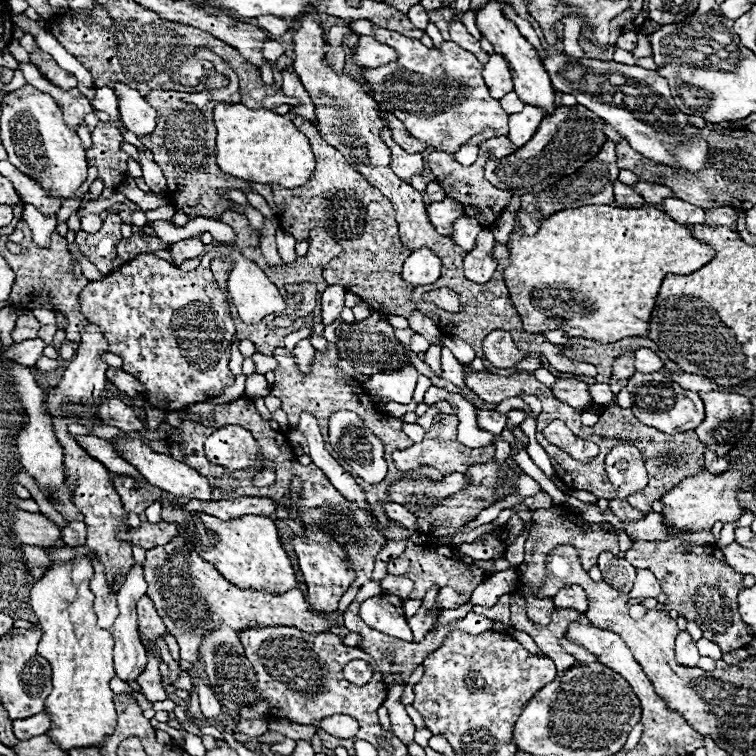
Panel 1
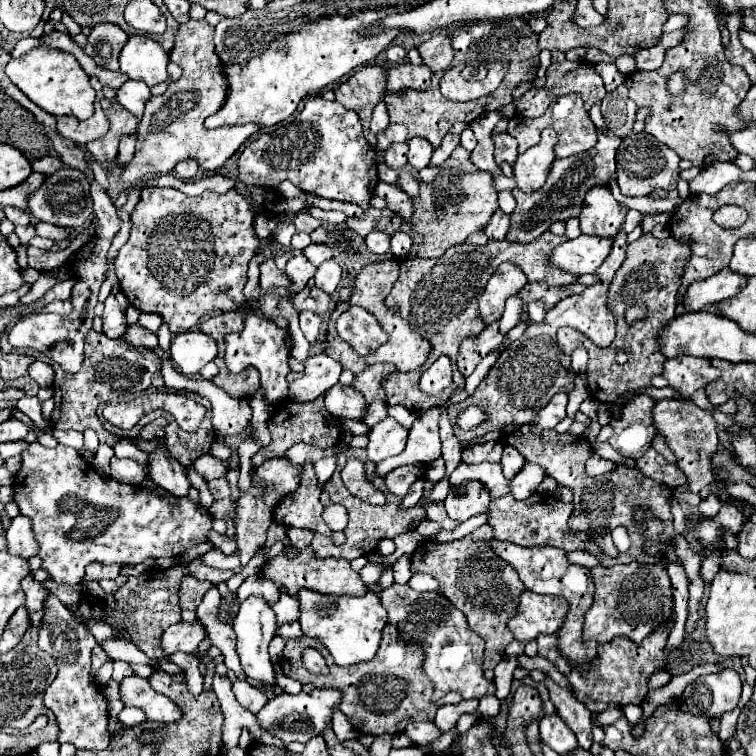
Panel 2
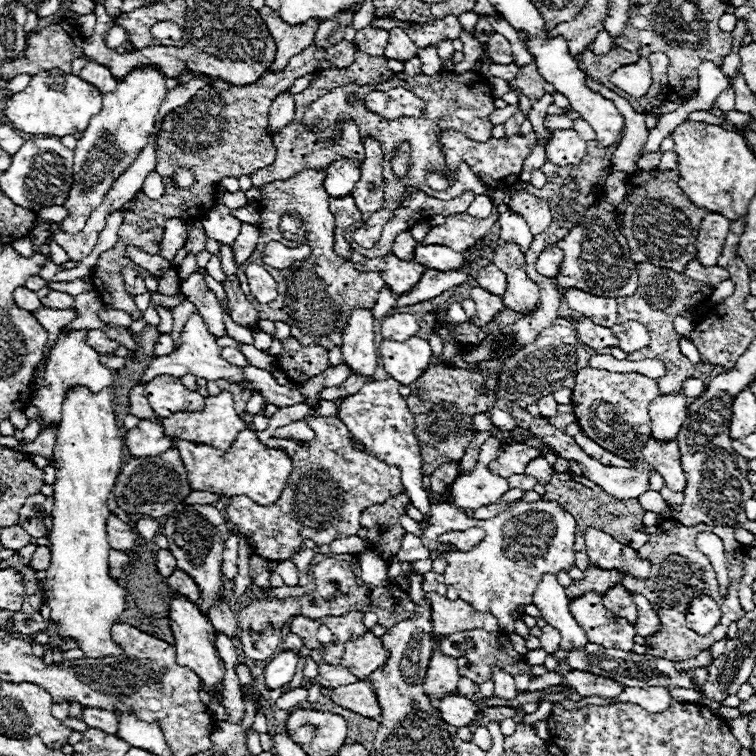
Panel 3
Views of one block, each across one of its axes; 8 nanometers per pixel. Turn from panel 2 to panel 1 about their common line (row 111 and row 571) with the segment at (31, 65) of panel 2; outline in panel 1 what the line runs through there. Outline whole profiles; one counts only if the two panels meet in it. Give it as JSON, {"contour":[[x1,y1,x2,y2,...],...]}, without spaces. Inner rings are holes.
{"contour":[[74,556,64,562,52,560,46,568,44,576,30,590,30,604,34,614,38,616,38,626,42,628,42,638,38,644,38,654,44,656,52,664,52,694,46,698,46,712,52,716,52,728,46,732,52,742,56,742,62,750,78,748,78,746,102,746,106,736,114,732,116,726,116,710,114,710,114,692,108,682,114,678,112,666,112,646,114,640,108,630,96,626,94,614,94,594,90,590,92,564,88,556]]}

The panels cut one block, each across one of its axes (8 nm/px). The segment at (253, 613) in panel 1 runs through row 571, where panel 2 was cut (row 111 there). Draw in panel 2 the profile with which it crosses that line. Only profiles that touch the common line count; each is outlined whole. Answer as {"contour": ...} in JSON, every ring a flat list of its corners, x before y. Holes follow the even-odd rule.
{"contour":[[190,18,186,24,180,24,170,60,182,68,182,76,170,84,164,94,146,102,144,120,140,120,138,126,134,160,122,166,122,184,134,184,136,180,158,172,170,172,178,162,188,158,196,160,202,170,218,170,238,150,238,146,246,142,246,138,260,130,250,124,204,130,204,118,214,114,224,102,224,76,220,70,220,60,212,50,212,26,208,26,206,20]]}

